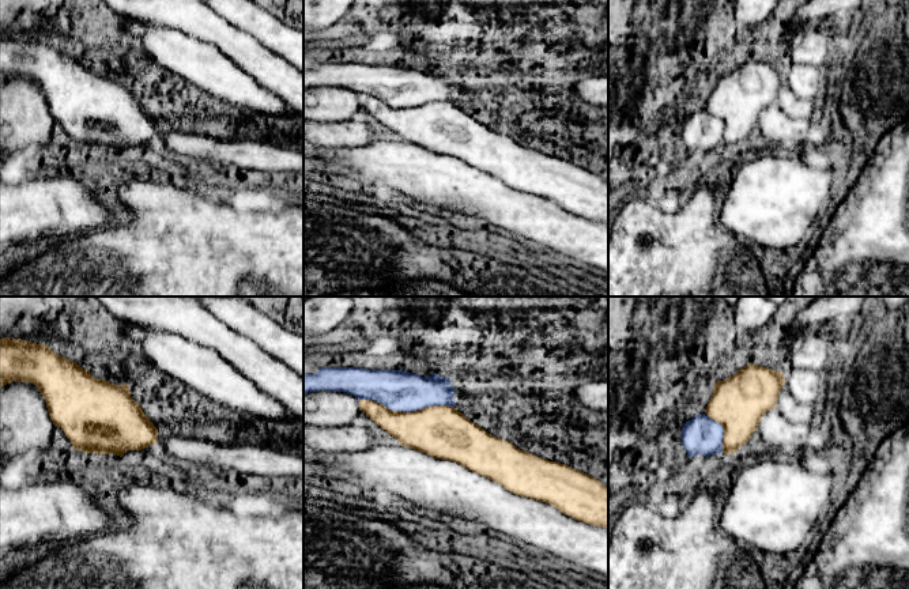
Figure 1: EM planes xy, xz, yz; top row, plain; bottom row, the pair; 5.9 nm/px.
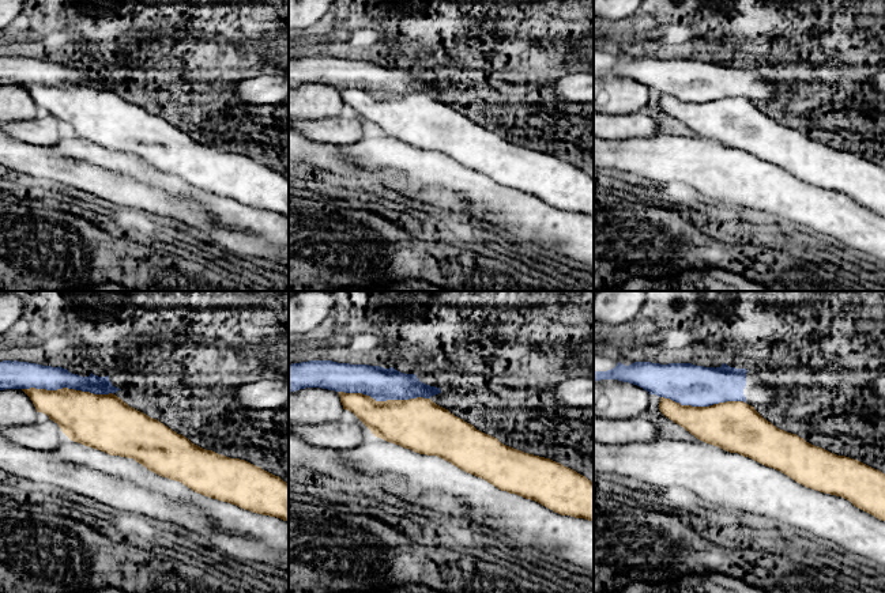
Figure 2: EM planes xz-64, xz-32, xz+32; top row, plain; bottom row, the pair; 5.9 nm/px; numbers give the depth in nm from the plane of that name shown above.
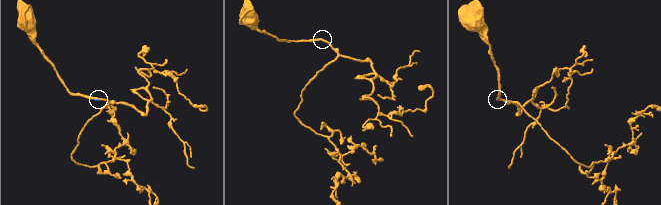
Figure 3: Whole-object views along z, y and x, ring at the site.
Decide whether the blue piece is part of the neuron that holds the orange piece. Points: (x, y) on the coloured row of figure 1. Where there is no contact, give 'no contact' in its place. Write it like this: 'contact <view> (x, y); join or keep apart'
contact xz (407, 412); keep apart

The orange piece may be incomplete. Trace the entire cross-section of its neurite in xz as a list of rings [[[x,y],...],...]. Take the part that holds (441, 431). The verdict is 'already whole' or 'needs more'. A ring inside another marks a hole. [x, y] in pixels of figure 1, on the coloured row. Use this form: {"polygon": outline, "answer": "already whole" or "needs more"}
{"polygon": [[[359,400],[359,411],[401,446],[454,461],[516,495],[546,502],[577,521],[608,529],[608,487],[601,482],[517,449],[472,423],[454,407],[401,412],[377,401]]], "answer": "already whole"}

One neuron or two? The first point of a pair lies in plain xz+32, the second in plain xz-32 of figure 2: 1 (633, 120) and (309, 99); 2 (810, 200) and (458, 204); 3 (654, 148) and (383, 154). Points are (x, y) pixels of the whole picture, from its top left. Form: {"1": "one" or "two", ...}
{"1": "two", "2": "two", "3": "one"}

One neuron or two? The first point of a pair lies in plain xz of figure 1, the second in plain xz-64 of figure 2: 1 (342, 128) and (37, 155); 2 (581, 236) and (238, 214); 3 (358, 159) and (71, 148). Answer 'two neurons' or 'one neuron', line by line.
1: two neurons
2: one neuron
3: one neuron

